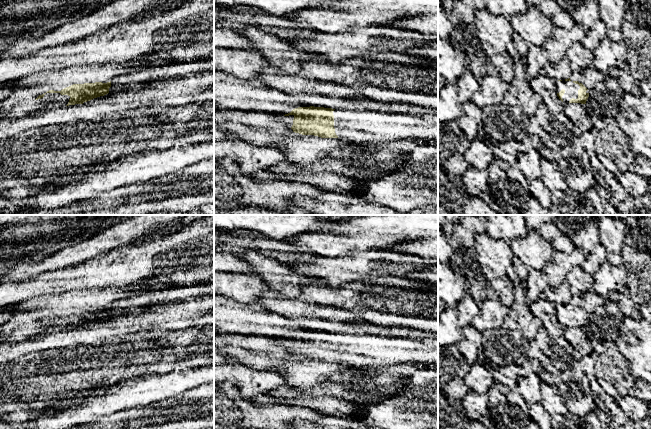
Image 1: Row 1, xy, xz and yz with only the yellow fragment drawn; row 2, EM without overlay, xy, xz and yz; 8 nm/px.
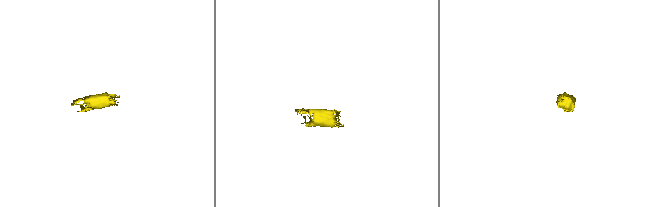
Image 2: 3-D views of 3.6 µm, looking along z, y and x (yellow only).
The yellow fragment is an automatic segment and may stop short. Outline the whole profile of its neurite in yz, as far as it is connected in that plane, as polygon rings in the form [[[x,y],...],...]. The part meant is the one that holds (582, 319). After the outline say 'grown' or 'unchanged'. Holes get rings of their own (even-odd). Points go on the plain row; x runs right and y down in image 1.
[[[570,302],[562,304],[553,304],[557,313],[557,320],[564,327],[586,328],[589,321],[589,315],[582,307],[571,305]]] | grown

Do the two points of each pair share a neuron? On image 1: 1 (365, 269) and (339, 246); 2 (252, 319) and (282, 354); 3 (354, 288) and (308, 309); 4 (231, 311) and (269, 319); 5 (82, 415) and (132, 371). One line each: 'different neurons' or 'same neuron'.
1: different neurons
2: different neurons
3: different neurons
4: same neuron
5: different neurons

